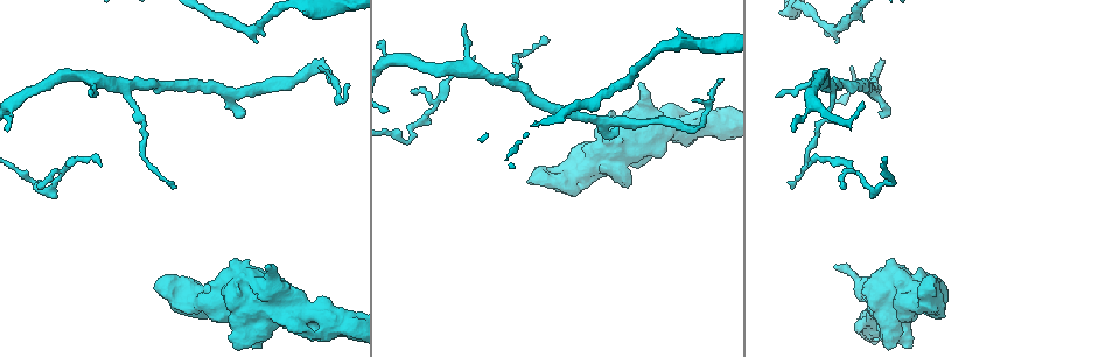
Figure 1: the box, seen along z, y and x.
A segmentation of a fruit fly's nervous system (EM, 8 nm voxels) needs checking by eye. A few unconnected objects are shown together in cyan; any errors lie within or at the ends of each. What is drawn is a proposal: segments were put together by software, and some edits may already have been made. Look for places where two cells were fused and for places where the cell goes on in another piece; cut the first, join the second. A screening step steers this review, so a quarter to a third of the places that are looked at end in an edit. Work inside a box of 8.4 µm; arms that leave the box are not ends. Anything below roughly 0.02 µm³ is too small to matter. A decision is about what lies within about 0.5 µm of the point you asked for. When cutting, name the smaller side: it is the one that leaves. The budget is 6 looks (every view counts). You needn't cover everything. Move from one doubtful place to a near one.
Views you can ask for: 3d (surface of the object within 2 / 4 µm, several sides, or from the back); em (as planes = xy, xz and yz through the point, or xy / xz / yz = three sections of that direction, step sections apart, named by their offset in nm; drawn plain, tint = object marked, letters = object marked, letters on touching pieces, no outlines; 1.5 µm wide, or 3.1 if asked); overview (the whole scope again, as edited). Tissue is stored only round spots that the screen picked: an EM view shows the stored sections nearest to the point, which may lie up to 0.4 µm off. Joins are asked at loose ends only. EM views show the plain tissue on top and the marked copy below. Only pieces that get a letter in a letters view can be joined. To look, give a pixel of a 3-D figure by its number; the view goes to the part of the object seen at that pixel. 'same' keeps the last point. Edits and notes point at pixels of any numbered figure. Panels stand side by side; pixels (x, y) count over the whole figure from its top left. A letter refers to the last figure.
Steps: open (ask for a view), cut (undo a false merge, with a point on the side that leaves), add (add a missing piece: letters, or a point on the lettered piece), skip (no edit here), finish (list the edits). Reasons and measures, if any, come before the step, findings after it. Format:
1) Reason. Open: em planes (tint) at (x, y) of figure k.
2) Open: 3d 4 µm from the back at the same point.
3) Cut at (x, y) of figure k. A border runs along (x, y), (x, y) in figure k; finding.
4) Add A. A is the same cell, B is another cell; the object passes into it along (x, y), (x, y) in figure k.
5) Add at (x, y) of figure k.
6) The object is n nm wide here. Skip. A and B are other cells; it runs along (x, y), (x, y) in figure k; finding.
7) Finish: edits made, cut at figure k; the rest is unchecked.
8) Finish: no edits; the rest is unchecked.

Thick end. Open: 3d 4 µm at (580, 193) of figure 1.

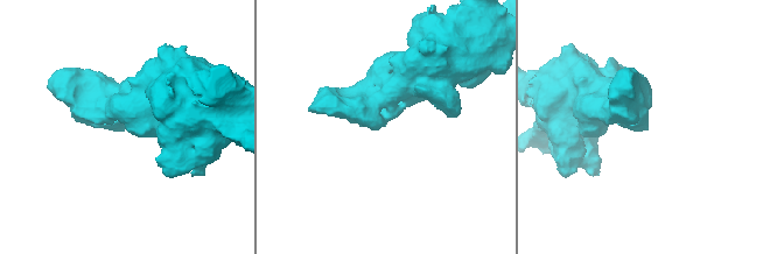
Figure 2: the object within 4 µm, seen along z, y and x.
Now the EM. Open: em planes (tint) at (645, 126) of figure 2.

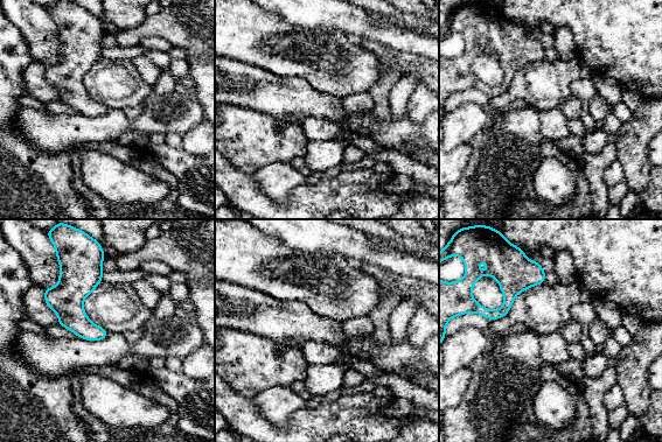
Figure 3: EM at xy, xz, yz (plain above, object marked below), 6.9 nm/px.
Open: em planes (letters) at the same point.

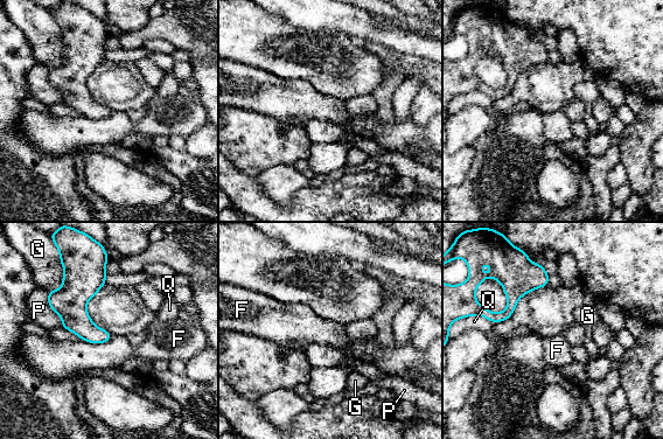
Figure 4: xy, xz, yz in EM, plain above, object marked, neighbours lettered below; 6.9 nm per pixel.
The longest contact is with P, 280 nm. Skip. F, G, P and Q are other cells; a border runs along (46, 291), (62, 327) in figure 4; no lettered piece goes on from it.

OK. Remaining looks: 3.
An open end. Open: em xy step 4 (letters) at (244, 114) of figure 1.

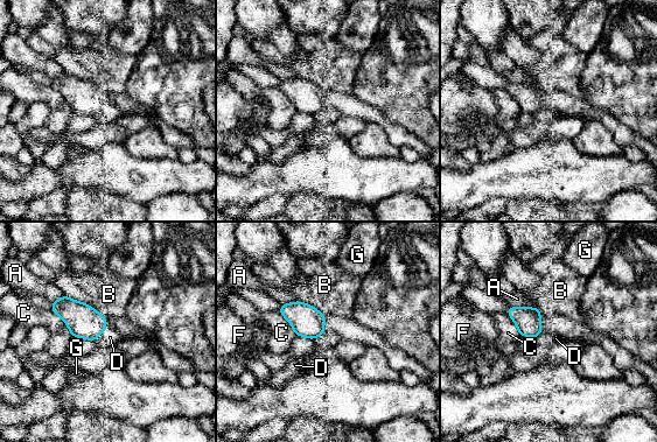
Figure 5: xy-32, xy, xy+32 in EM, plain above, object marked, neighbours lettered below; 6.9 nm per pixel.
Another direction. Open: em planes (letters) at the same point.

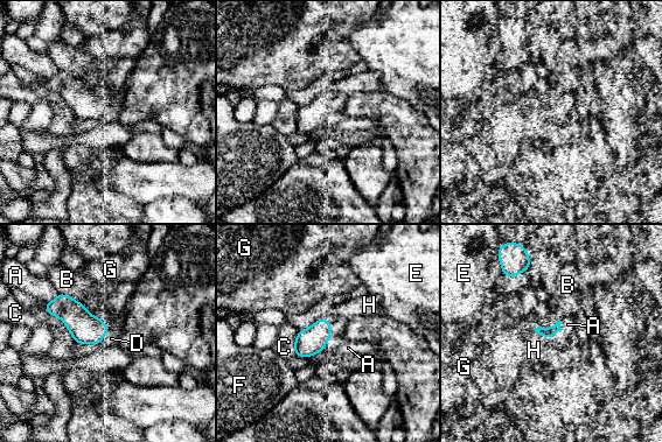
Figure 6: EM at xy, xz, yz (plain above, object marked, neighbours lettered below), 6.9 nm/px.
The longest contact is with C, 300 nm. Skip. A, B, C, D, E, F, G and H are other cells; none of them fits.

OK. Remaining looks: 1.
Finish: no edits; the rest is unchecked.

